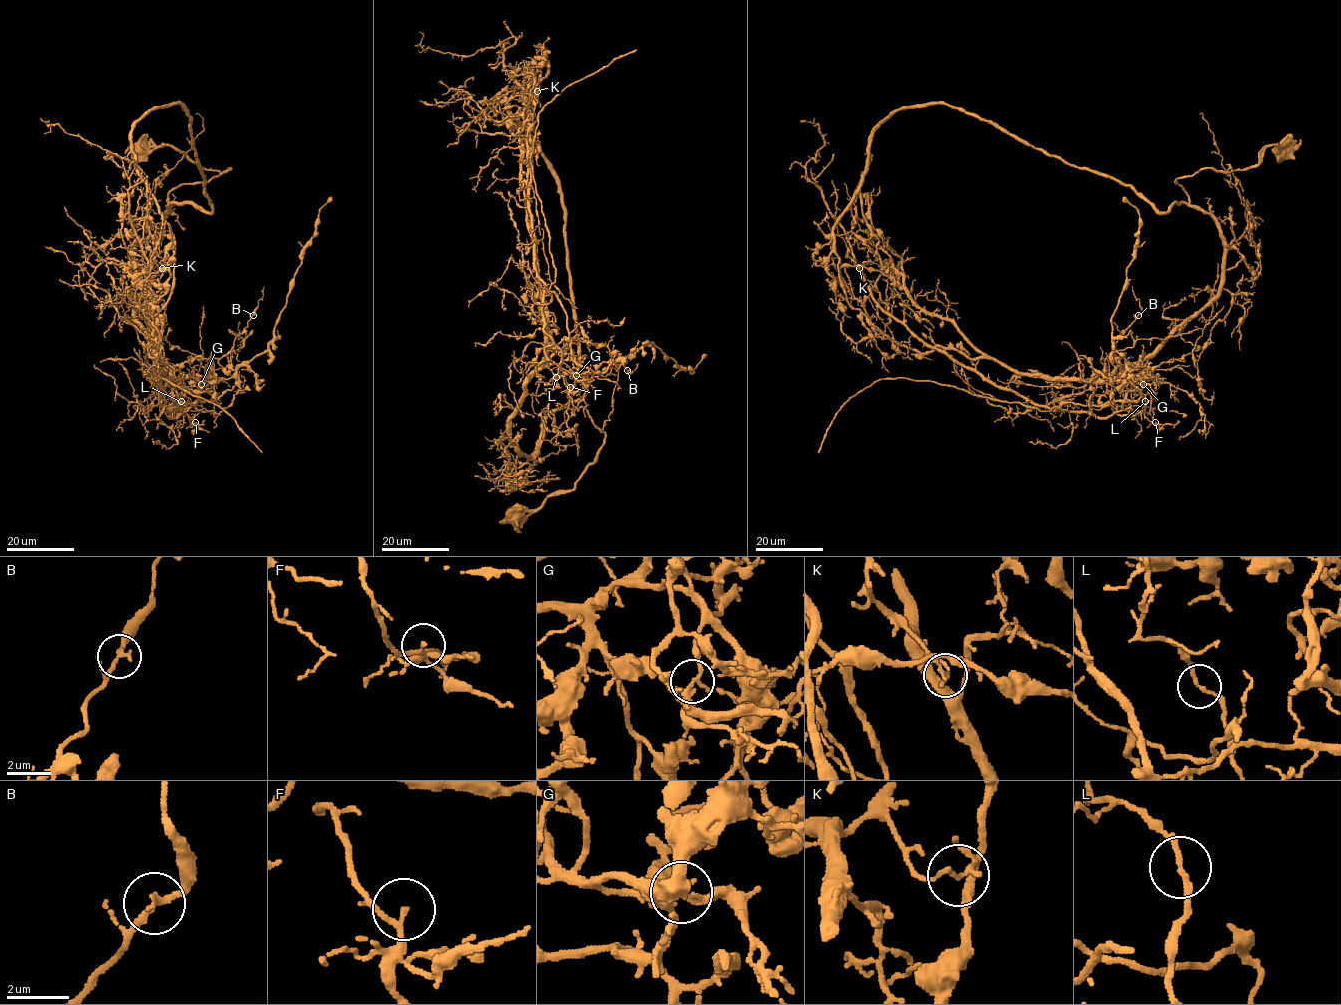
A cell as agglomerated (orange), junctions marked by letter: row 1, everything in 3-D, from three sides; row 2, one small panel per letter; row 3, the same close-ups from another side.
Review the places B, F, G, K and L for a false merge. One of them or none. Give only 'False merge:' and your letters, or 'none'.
False merge: K

